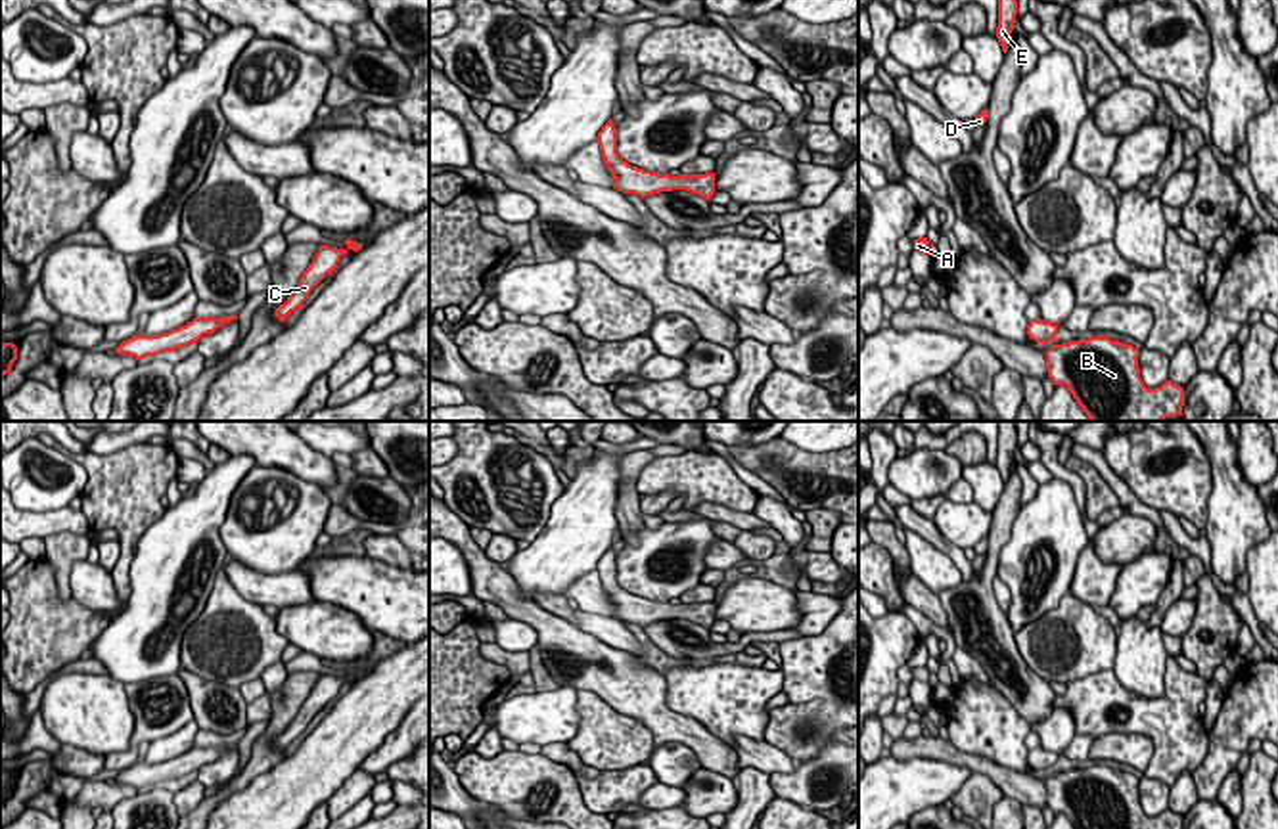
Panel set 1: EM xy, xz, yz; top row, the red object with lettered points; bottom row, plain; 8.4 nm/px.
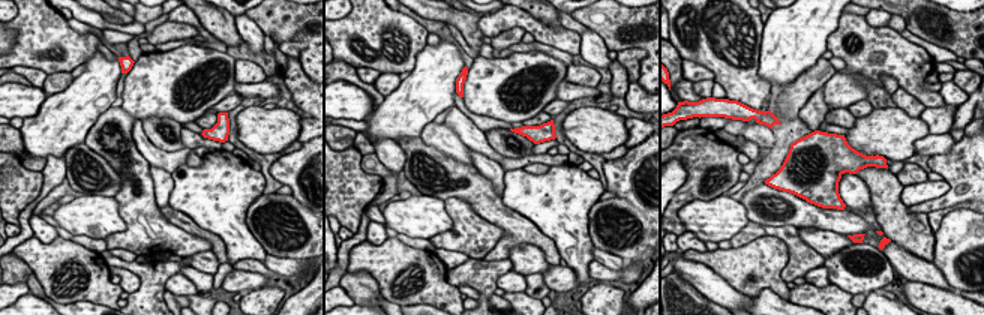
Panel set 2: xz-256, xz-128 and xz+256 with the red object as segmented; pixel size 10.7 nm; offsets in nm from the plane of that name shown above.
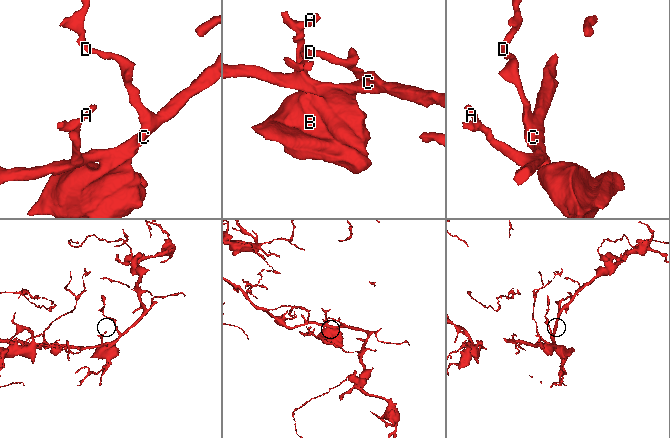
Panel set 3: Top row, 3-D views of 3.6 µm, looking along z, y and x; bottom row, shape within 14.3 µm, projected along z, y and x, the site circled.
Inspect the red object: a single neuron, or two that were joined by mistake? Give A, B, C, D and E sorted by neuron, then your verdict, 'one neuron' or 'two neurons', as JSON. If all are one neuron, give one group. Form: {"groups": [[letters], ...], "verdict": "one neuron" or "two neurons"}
{"groups": [["A", "B", "C", "D", "E"]], "verdict": "one neuron"}

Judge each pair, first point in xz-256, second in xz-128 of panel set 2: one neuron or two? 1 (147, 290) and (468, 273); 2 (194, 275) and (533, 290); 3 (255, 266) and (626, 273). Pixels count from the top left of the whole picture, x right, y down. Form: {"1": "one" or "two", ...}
{"1": "one", "2": "one", "3": "one"}

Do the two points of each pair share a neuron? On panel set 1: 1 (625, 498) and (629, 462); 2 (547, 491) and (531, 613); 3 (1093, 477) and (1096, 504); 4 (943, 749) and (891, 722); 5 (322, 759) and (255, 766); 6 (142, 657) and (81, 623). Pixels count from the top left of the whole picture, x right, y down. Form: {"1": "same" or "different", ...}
{"1": "same", "2": "different", "3": "same", "4": "different", "5": "different", "6": "different"}

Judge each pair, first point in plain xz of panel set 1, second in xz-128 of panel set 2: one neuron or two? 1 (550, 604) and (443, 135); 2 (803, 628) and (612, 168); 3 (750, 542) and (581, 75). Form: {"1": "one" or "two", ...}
{"1": "one", "2": "two", "3": "one"}

